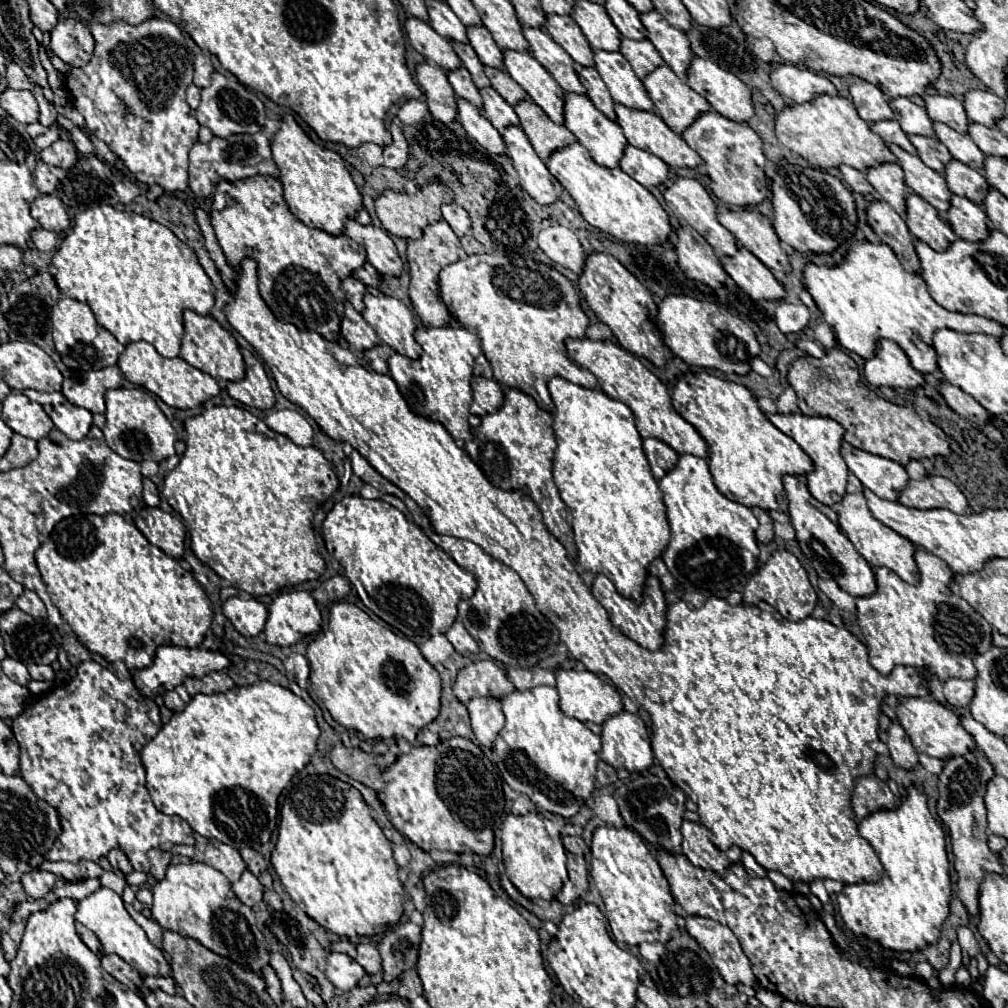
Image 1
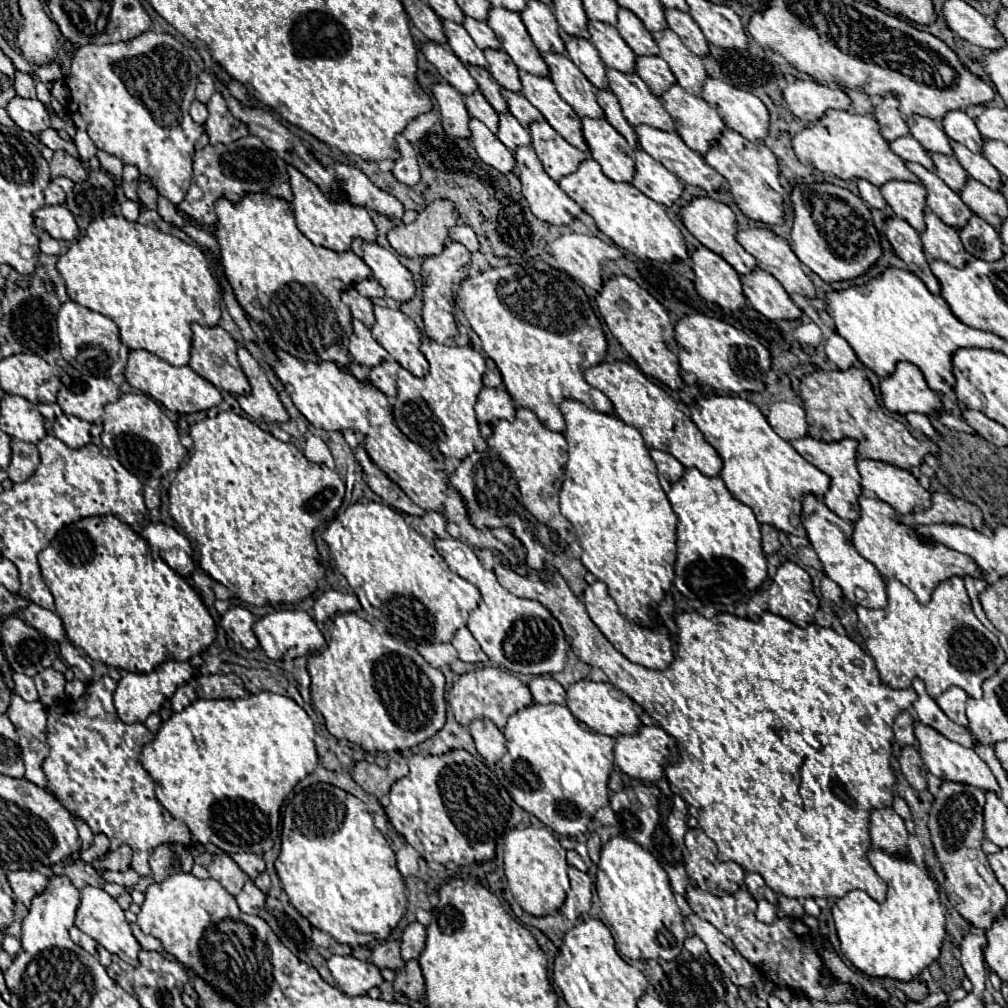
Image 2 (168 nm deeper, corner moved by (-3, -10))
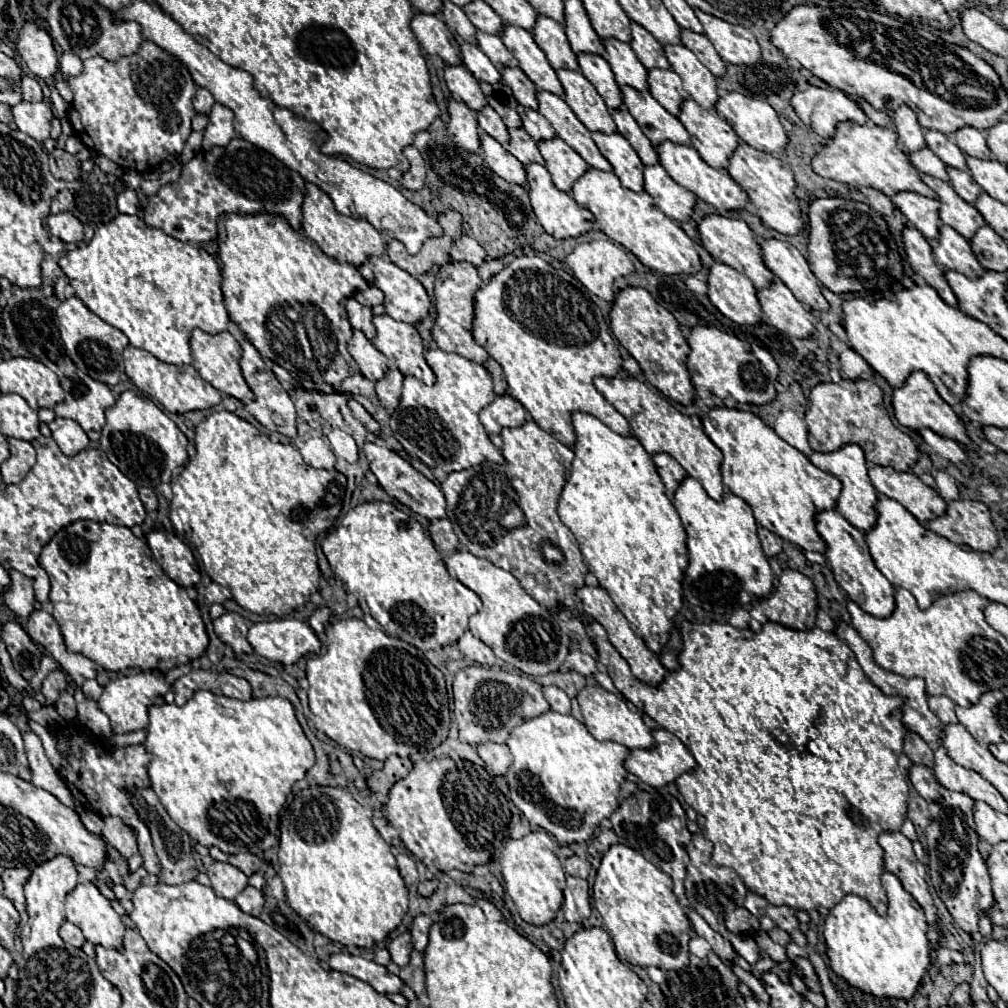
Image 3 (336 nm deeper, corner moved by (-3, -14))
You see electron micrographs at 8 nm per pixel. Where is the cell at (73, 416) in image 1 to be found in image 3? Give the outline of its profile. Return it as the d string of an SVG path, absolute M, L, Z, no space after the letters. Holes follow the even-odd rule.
M56 417L50 425L50 431L52 431L52 439L58 443L60 451L64 455L76 455L80 453L82 449L88 447L90 439L86 437L86 433L82 431L82 427L72 421L72 419L62 419L62 417Z

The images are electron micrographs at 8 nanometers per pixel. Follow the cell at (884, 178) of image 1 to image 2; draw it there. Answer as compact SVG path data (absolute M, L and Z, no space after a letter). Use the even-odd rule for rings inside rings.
M888 181L880 187L880 191L896 215L904 217L916 231L924 231L922 215L924 215L926 191L920 183Z

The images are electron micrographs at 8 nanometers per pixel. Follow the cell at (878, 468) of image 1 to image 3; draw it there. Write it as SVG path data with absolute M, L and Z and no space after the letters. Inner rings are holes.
M870 467L870 479L878 493L902 503L920 523L932 521L946 513L946 501L914 473L898 473L892 467Z

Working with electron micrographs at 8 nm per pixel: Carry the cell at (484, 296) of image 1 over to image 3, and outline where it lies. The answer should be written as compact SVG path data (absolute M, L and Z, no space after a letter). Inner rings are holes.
M520 255L476 293L474 315L474 339L480 347L488 351L492 359L496 359L502 365L510 387L510 395L526 407L526 411L544 431L554 435L560 443L564 443L570 449L576 443L576 433L570 419L574 411L590 413L604 421L612 431L624 437L630 435L628 421L616 409L612 409L612 405L606 399L602 399L602 395L594 387L594 377L620 375L622 357L600 307L596 307L590 301L584 301L582 291L586 289L578 283L578 279L566 273L564 269L554 269L538 255Z

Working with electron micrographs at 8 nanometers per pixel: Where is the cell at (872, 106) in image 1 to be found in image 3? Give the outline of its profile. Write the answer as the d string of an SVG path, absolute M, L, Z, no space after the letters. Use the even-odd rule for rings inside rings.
M902 105L894 111L894 125L896 125L896 131L900 135L898 139L898 147L904 151L904 153L912 153L912 151L920 151L926 147L926 141L924 141L924 129L920 127L918 123L918 117L916 113Z

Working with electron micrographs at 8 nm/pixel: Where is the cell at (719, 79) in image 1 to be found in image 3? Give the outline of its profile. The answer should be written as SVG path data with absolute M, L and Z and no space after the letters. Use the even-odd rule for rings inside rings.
M726 93L726 95L722 95L718 99L716 111L738 133L738 137L744 143L748 143L750 147L754 147L758 151L764 151L764 153L770 153L770 155L772 153L776 153L776 155L784 153L786 143L788 143L786 129L782 127L776 111L766 101L760 101L760 99L754 99L754 97L746 97L742 93Z

